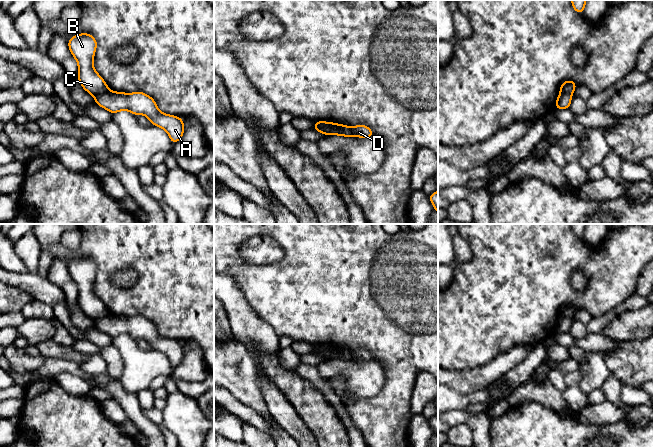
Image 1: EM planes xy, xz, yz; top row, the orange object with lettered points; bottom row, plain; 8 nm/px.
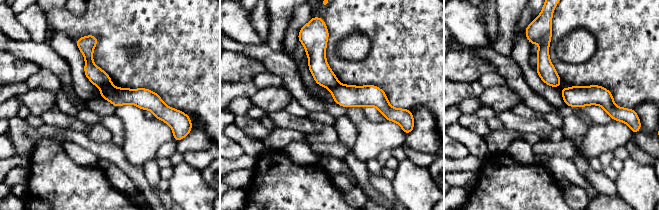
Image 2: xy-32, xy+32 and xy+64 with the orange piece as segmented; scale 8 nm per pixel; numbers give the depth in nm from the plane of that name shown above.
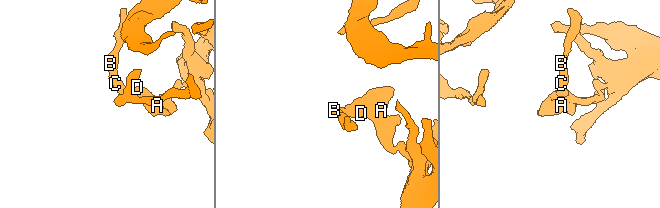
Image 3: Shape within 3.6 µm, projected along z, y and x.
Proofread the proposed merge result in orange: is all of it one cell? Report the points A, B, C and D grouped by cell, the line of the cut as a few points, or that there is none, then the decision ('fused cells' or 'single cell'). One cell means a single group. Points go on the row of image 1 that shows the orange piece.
groups A D / B C; cut xy (109, 90), (94, 96); fused cells

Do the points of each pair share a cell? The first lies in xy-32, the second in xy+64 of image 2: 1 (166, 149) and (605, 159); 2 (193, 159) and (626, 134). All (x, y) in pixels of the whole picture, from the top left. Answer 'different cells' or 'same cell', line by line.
1: same cell
2: same cell

